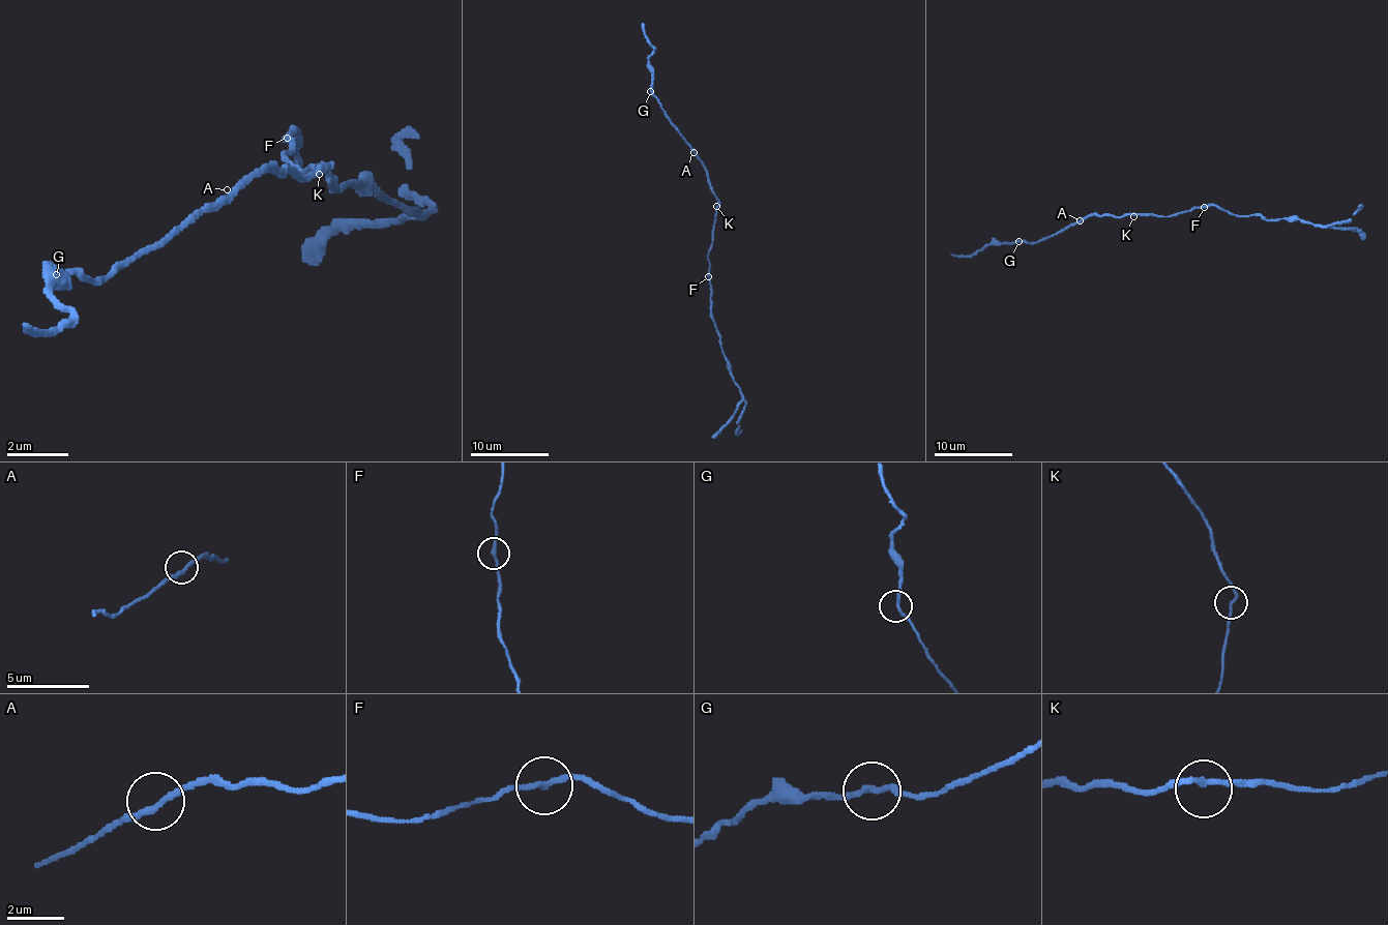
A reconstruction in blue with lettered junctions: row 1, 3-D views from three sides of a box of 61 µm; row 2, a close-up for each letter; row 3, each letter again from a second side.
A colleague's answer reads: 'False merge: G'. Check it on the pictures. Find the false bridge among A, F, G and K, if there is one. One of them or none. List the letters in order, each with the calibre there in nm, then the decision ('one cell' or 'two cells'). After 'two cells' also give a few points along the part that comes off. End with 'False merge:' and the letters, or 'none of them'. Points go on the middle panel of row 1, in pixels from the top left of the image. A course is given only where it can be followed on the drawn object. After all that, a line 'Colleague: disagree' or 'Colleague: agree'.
A: 190 nm | one cell
F: 190 nm | one cell
G: 190 nm | one cell
K: 180 nm | one cell
False merge: none of them
Colleague: disagree

